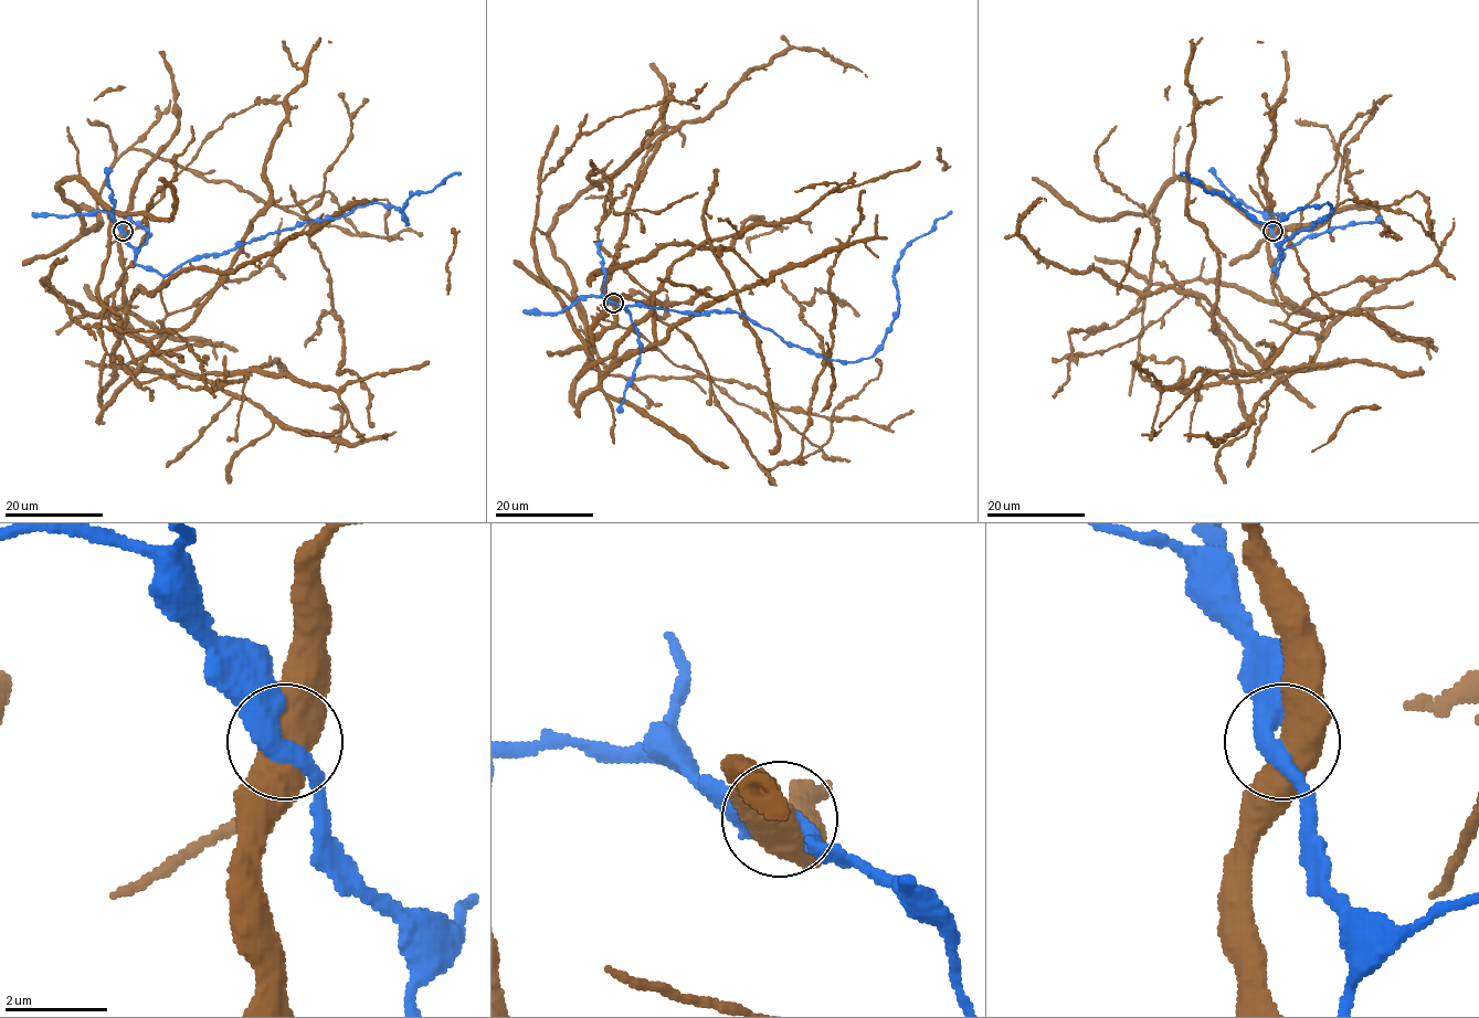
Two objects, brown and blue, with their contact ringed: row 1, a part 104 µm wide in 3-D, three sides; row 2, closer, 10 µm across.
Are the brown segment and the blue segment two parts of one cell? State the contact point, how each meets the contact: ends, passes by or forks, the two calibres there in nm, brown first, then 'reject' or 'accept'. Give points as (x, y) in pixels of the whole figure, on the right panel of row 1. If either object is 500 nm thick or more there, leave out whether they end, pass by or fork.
place (1273, 231); calibres 600 and 380 nm; accept

